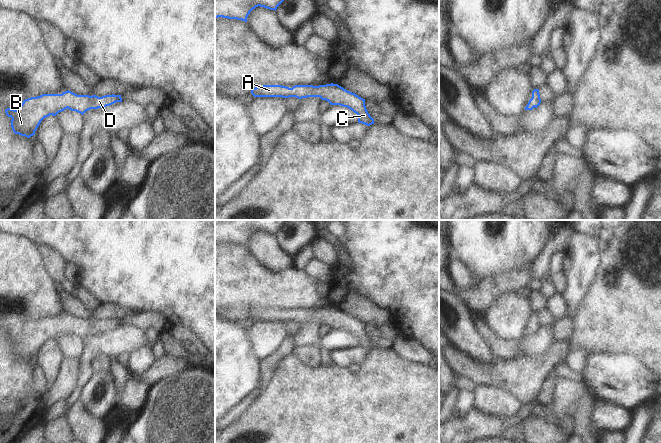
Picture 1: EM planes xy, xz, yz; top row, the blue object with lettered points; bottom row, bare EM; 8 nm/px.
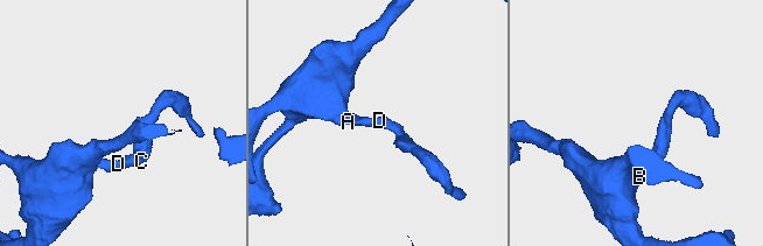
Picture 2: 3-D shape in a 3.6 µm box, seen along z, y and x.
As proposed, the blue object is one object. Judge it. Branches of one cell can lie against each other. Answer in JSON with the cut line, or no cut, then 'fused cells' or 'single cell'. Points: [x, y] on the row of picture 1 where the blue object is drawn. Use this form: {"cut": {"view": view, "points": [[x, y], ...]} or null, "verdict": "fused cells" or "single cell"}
{"cut": null, "verdict": "single cell"}

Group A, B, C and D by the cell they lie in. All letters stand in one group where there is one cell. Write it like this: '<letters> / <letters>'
A B C D

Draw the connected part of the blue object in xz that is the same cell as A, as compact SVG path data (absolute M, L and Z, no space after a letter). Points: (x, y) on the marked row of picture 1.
M338 84L326 85L295 85L292 88L282 85L263 85L251 90L254 97L296 97L298 99L307 97L320 97L330 105L340 105L347 107L358 115L358 123L370 126L374 124L374 119L368 113L365 106L365 99L355 93L347 91Z

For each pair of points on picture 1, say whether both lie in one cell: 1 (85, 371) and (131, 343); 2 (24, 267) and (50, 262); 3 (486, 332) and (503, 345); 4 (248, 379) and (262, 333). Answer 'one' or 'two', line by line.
1: one
2: two
3: one
4: two

